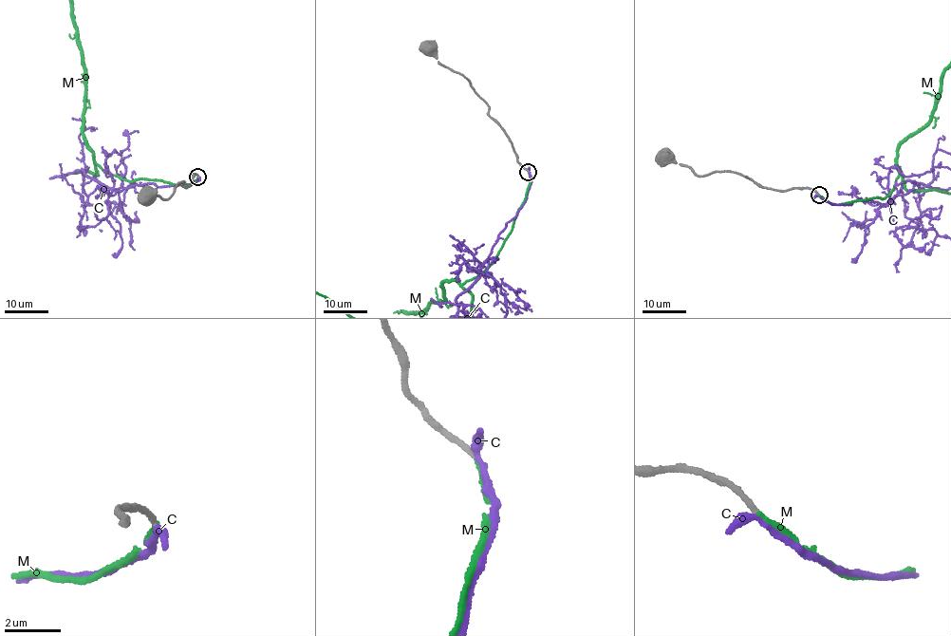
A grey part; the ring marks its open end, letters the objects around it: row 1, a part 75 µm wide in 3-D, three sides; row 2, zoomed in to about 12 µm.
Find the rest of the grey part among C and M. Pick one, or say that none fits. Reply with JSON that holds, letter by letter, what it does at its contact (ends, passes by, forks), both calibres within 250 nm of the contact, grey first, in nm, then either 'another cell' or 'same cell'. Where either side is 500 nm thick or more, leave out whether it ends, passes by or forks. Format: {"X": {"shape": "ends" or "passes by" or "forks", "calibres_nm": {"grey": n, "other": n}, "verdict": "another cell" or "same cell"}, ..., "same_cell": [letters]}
{"C": {"shape": "ends", "calibres_nm": {"grey": 200, "other": 360}, "verdict": "another cell"}, "M": {"shape": "ends", "calibres_nm": {"grey": 200, "other": 180}, "verdict": "same cell"}, "same_cell": ["M"]}

